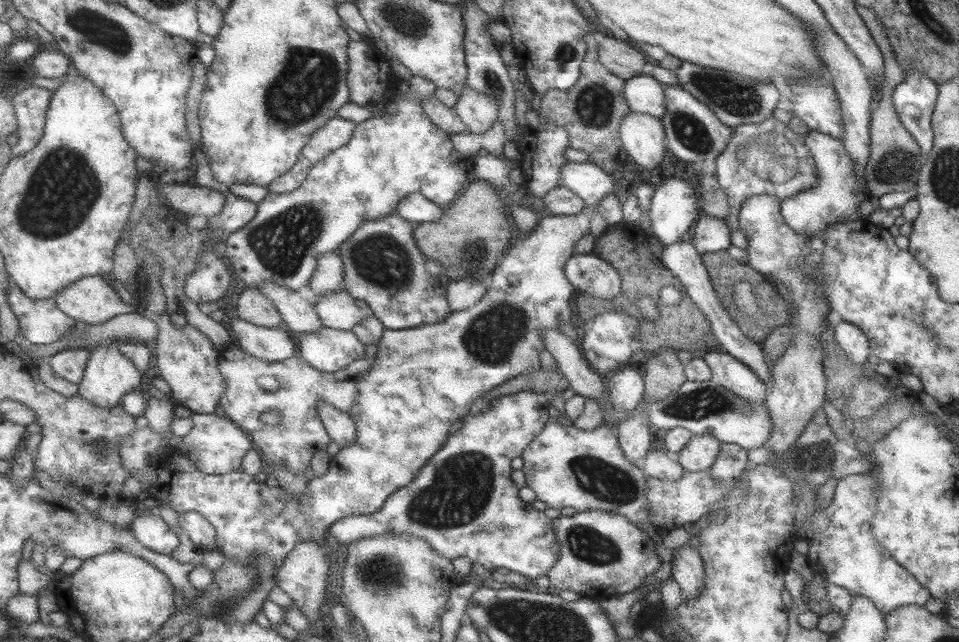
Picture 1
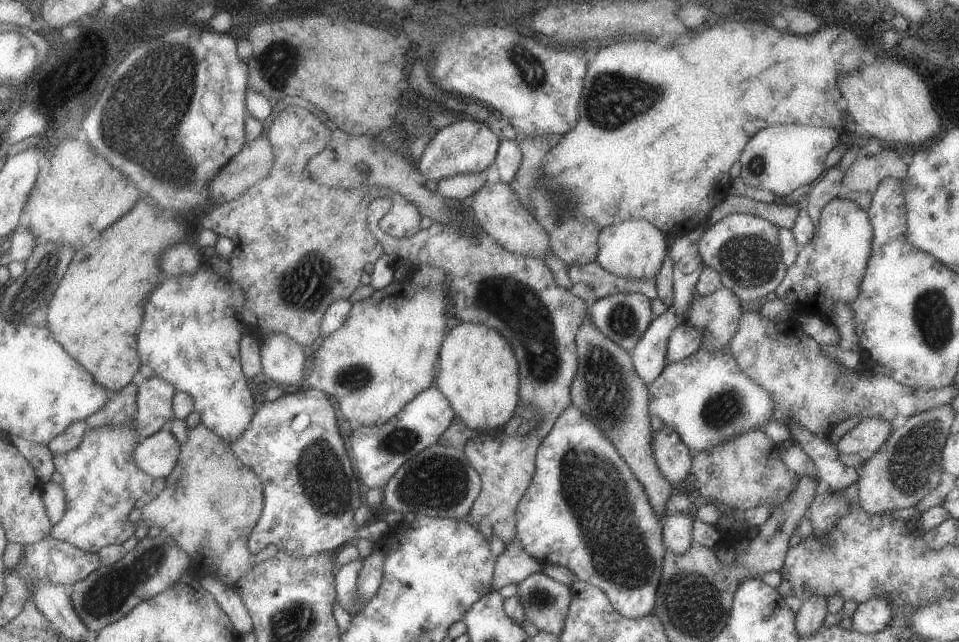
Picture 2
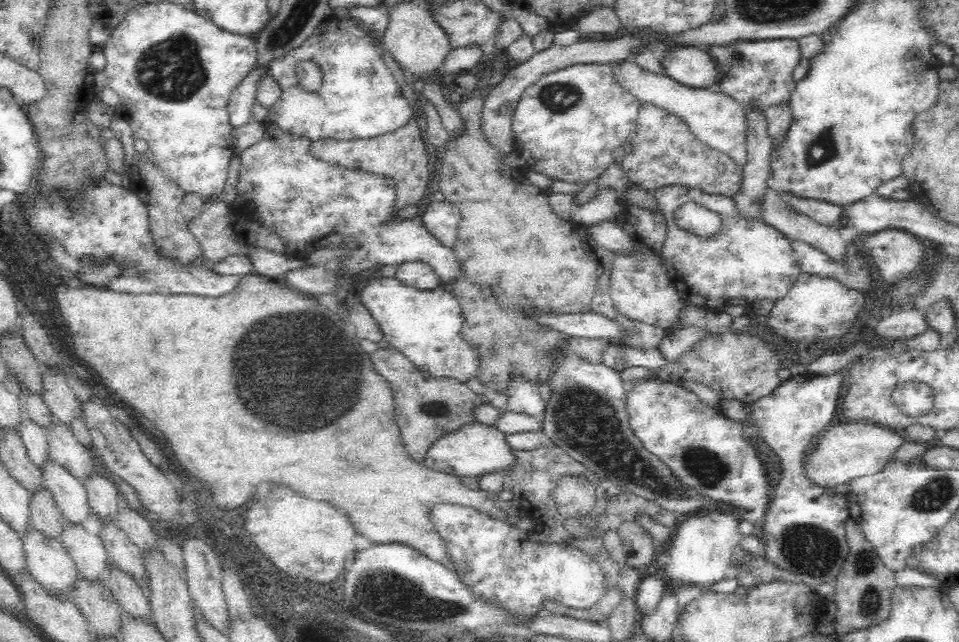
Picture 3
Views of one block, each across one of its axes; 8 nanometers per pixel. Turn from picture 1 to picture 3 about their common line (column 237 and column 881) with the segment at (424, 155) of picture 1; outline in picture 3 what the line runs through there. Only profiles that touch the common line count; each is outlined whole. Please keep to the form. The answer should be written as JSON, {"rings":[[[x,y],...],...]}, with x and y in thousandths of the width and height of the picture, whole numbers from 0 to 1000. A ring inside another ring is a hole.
{"rings":[[[920,358],[905,371],[895,371],[897,386],[907,399],[924,442],[934,442],[961,414],[964,386],[959,371],[943,358]]]}

